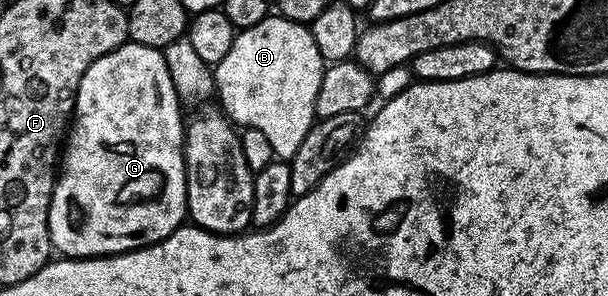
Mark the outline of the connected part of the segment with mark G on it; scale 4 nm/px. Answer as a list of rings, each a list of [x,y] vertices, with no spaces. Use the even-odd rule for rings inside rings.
[[[125,41],[118,49],[98,57],[86,73],[76,94],[76,109],[62,147],[62,162],[58,167],[56,187],[52,190],[52,200],[48,210],[48,228],[52,246],[61,256],[69,259],[94,259],[101,255],[121,255],[124,251],[136,251],[139,247],[148,247],[163,239],[169,239],[185,222],[188,214],[188,173],[184,169],[184,133],[186,119],[180,116],[182,100],[170,81],[170,69],[166,69],[163,50],[159,47],[147,47],[141,43]]]

